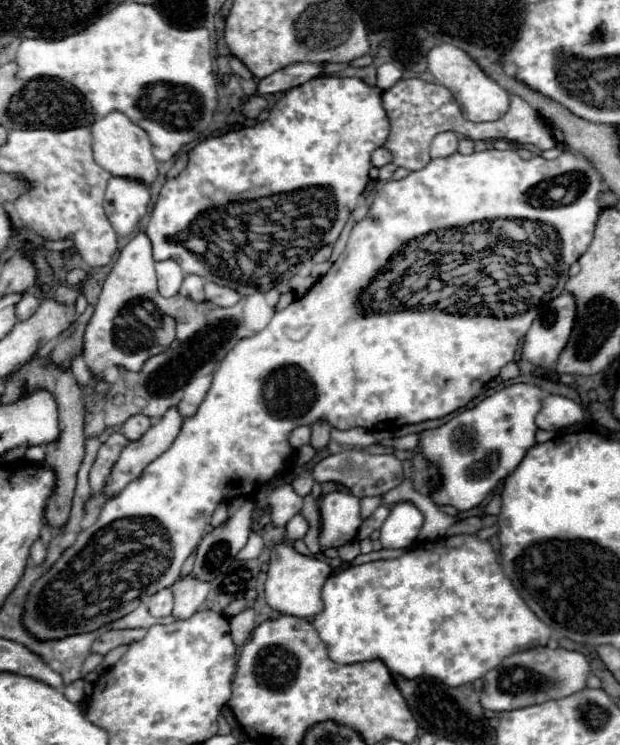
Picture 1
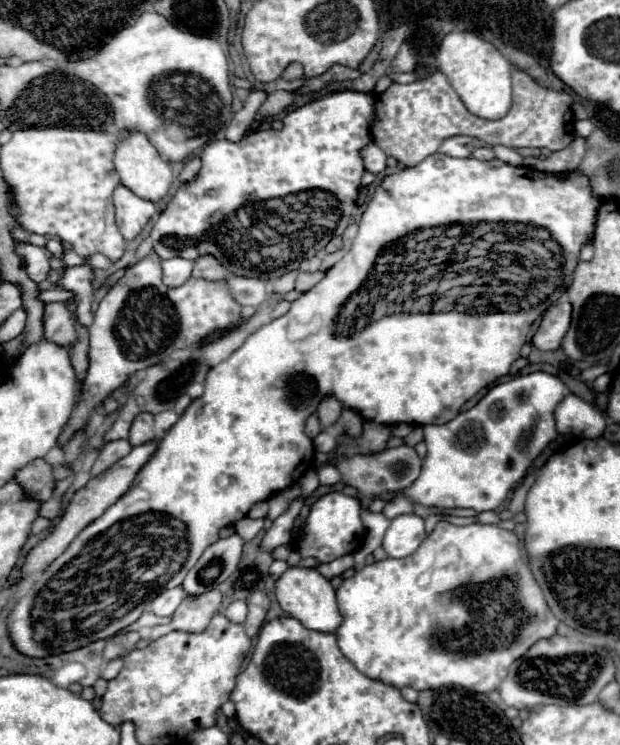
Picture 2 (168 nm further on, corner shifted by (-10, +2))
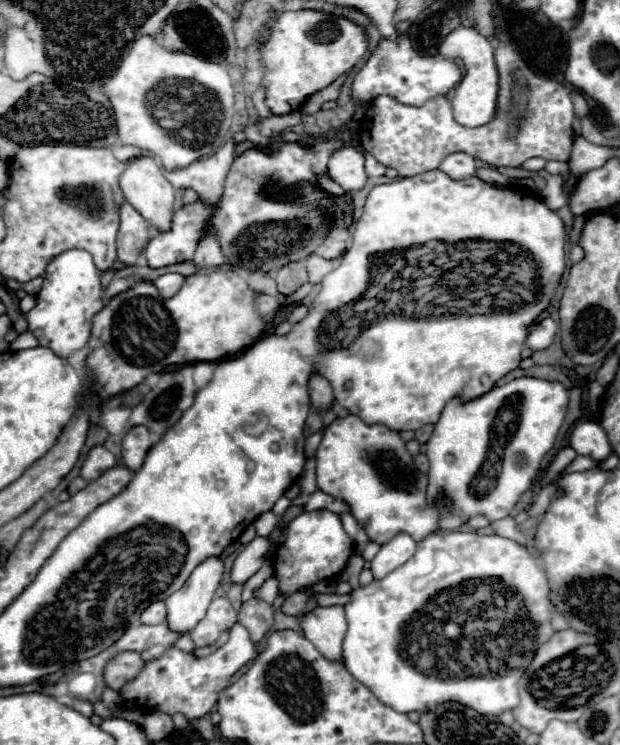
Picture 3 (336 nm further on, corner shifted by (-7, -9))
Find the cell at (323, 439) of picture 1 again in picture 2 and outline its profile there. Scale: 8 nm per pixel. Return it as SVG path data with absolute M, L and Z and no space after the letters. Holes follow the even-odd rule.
M326 397L326 399L320 403L320 407L318 407L320 425L322 425L322 427L334 425L334 423L338 421L340 413L342 413L342 405L340 405L334 397Z

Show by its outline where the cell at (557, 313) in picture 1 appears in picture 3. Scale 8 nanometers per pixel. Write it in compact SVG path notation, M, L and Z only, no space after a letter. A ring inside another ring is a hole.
M543 318L541 322L537 322L537 324L531 328L525 344L527 344L531 350L545 350L547 346L553 344L555 332L557 332L555 320L553 320L553 318Z

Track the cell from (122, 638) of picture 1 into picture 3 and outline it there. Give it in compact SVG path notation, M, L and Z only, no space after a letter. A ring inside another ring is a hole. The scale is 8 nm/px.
M121 652L105 666L105 682L113 690L121 690L125 684L135 680L143 668L143 658L137 652Z

